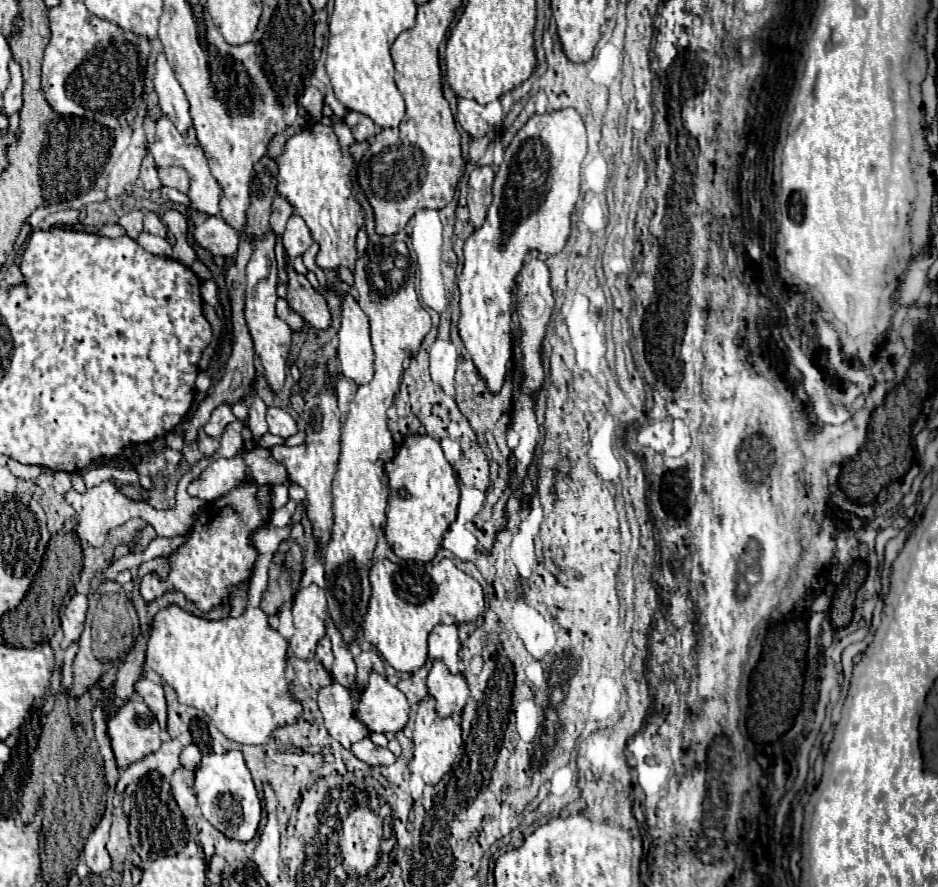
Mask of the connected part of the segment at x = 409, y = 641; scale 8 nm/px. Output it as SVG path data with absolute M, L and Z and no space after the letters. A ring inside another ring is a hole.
M383 559L371 567L369 581L371 581L371 599L369 599L369 611L363 621L365 639L373 643L377 651L381 653L381 657L399 673L413 673L425 665L427 637L435 625L439 623L459 625L459 623L475 621L483 613L483 607L485 607L481 585L473 577L457 569L451 559L443 559L439 563L417 563L417 561L393 563L389 559Z

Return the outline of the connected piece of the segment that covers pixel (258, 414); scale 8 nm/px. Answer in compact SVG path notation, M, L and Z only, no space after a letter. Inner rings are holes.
M251 391L249 397L251 397L251 405L249 405L249 419L247 419L247 425L249 425L249 429L253 431L253 441L247 441L247 443L245 443L247 449L255 447L257 441L259 441L259 437L261 437L263 433L267 433L267 421L265 421L267 405L263 403L263 399L261 399L255 391Z

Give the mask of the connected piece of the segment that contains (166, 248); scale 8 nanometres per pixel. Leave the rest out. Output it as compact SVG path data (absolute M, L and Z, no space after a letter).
M143 231L135 241L137 241L143 249L147 249L149 253L153 253L153 255L171 257L171 245L169 245L163 237L155 237L155 235L149 235L149 233Z

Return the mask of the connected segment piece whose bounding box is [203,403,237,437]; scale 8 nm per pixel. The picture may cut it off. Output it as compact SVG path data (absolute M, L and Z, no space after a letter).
M223 403L223 405L219 405L219 407L213 411L213 415L211 415L209 423L203 427L203 431L205 431L207 435L211 435L211 437L221 437L223 431L225 431L225 427L227 427L229 423L233 423L233 421L237 421L237 417L233 415L231 407L229 407L227 403Z

